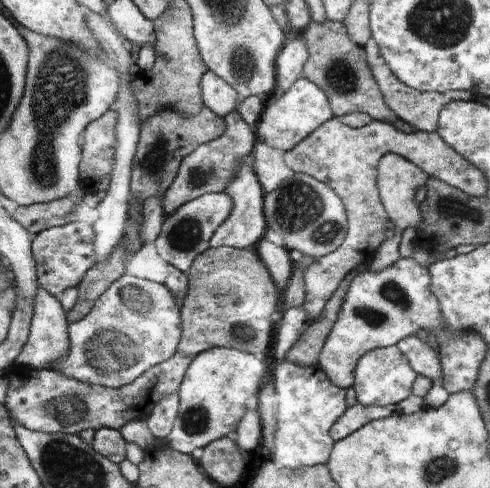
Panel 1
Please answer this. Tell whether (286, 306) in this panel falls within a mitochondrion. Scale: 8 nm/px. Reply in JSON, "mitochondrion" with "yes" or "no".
{"mitochondrion":"no"}

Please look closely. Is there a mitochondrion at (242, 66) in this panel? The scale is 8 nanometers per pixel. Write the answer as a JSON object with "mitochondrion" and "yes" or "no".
{"mitochondrion":"yes"}

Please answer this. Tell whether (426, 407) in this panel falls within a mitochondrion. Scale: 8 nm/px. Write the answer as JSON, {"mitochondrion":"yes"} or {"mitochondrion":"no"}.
{"mitochondrion":"no"}

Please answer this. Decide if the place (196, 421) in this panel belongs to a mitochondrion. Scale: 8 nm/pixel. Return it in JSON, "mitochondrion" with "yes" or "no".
{"mitochondrion":"yes"}

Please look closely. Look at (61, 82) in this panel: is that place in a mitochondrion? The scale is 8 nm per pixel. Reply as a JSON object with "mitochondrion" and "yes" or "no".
{"mitochondrion":"yes"}

